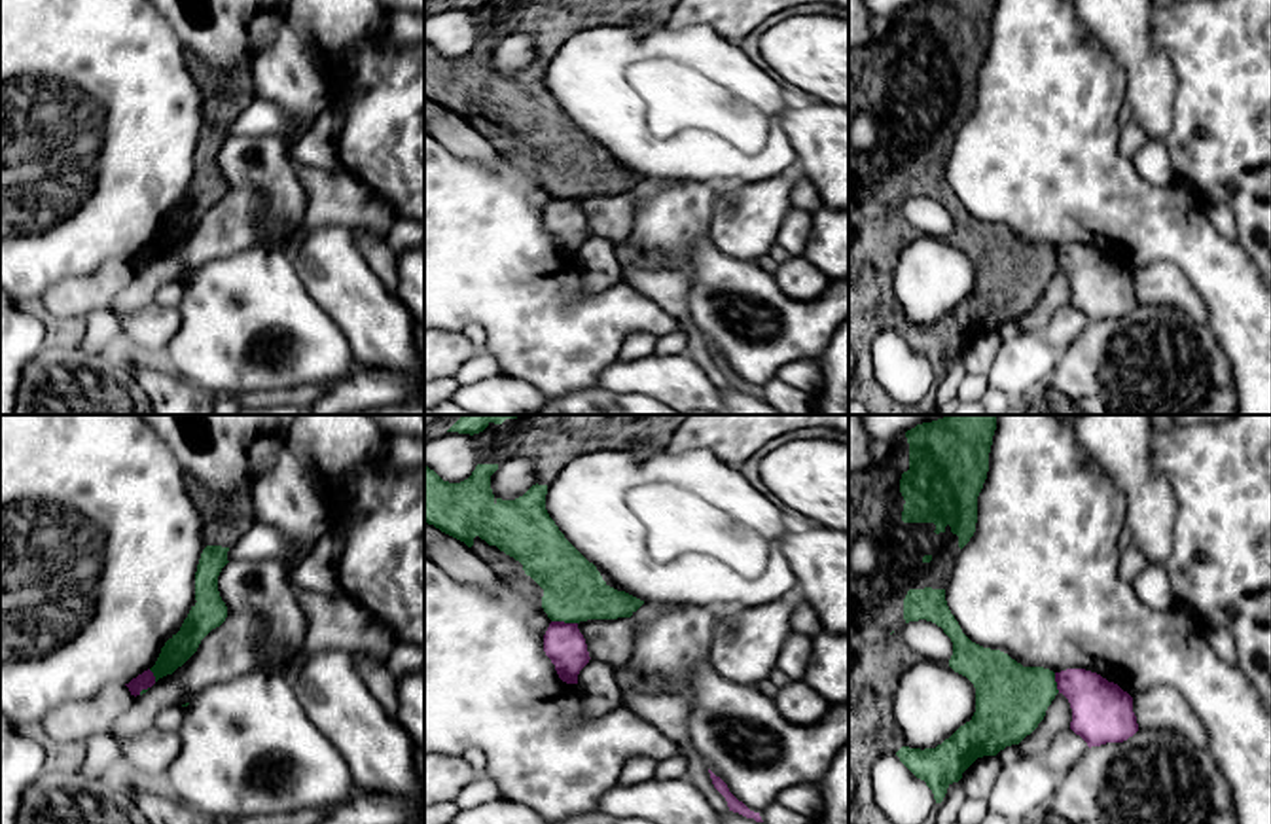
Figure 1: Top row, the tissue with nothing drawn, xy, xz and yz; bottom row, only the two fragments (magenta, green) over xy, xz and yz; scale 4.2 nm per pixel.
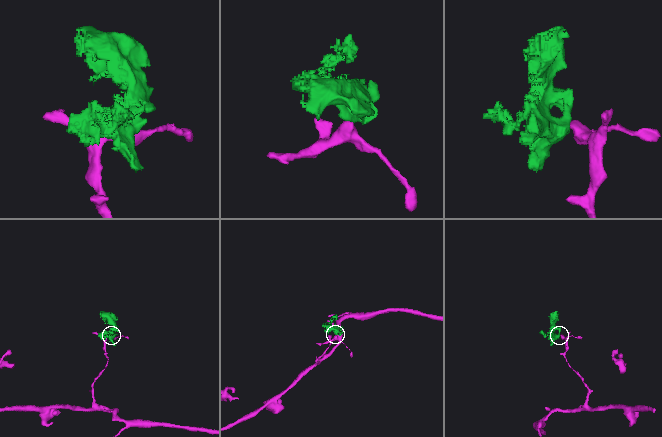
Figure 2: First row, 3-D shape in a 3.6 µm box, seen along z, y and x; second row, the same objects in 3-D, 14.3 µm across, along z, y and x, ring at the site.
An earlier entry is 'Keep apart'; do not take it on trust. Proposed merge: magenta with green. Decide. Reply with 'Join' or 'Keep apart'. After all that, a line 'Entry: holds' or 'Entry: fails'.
Keep apart
Entry: holds

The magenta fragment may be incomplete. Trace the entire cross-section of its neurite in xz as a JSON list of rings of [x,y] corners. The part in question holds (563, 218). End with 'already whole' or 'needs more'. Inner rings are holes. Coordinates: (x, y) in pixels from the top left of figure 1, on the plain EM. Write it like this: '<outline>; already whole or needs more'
[[[551,197],[544,210],[544,227],[566,260],[578,260],[580,246],[591,235],[578,199]]]; already whole

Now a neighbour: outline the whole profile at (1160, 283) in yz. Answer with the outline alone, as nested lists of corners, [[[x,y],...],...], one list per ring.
[[[1154,261],[1131,273],[1138,305],[1167,305],[1193,320],[1208,320],[1205,301],[1173,263]]]

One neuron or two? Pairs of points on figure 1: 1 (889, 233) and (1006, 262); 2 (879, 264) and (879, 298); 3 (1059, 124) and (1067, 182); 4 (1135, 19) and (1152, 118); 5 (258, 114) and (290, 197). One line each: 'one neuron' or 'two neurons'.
1: one neuron
2: one neuron
3: one neuron
4: one neuron
5: two neurons

